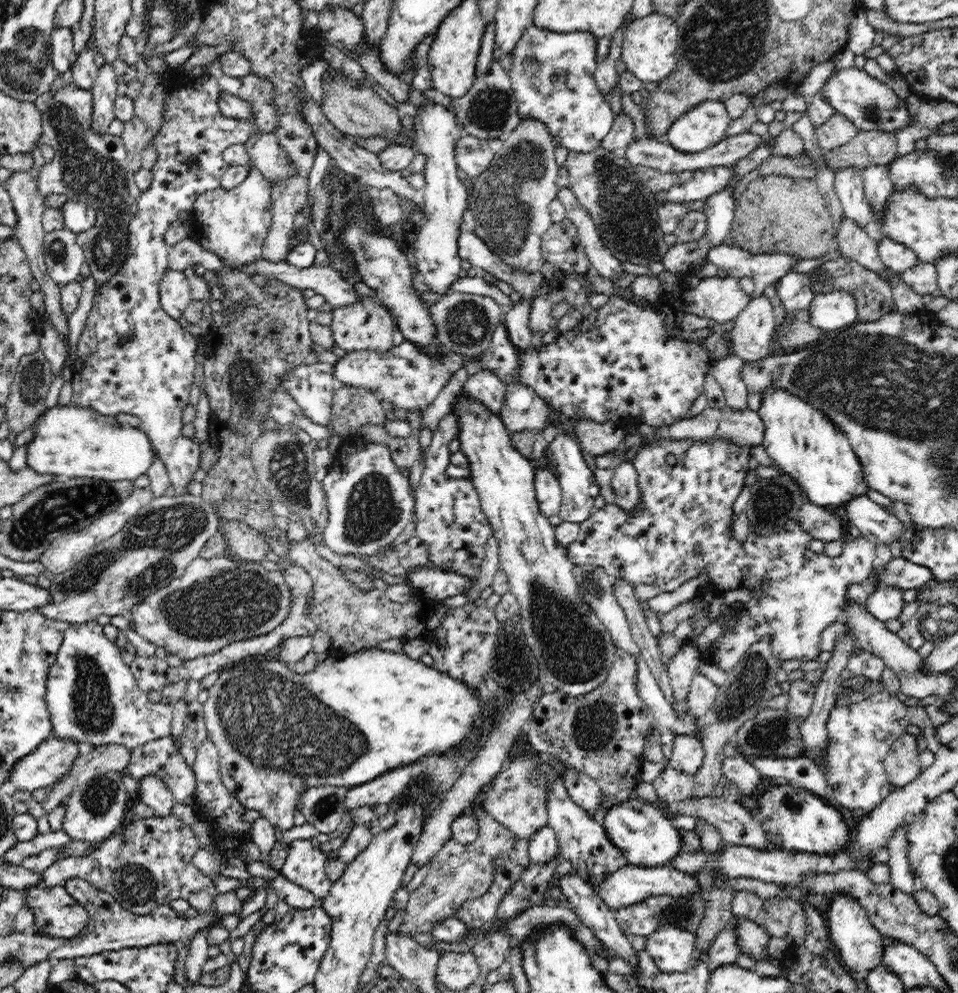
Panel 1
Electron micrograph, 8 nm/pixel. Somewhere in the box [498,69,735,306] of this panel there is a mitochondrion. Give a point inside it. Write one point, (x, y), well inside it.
(629, 228)

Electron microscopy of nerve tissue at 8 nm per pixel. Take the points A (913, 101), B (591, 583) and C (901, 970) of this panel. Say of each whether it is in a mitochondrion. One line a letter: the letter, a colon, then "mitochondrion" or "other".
A: other
B: mitochondrion
C: other

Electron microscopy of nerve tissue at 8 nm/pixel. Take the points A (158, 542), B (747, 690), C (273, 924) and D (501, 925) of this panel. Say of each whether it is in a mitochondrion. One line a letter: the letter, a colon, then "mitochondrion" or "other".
A: mitochondrion
B: mitochondrion
C: other
D: other

